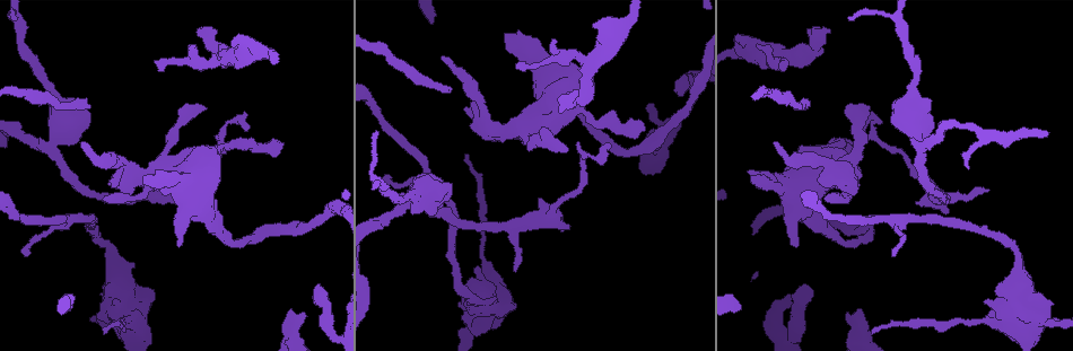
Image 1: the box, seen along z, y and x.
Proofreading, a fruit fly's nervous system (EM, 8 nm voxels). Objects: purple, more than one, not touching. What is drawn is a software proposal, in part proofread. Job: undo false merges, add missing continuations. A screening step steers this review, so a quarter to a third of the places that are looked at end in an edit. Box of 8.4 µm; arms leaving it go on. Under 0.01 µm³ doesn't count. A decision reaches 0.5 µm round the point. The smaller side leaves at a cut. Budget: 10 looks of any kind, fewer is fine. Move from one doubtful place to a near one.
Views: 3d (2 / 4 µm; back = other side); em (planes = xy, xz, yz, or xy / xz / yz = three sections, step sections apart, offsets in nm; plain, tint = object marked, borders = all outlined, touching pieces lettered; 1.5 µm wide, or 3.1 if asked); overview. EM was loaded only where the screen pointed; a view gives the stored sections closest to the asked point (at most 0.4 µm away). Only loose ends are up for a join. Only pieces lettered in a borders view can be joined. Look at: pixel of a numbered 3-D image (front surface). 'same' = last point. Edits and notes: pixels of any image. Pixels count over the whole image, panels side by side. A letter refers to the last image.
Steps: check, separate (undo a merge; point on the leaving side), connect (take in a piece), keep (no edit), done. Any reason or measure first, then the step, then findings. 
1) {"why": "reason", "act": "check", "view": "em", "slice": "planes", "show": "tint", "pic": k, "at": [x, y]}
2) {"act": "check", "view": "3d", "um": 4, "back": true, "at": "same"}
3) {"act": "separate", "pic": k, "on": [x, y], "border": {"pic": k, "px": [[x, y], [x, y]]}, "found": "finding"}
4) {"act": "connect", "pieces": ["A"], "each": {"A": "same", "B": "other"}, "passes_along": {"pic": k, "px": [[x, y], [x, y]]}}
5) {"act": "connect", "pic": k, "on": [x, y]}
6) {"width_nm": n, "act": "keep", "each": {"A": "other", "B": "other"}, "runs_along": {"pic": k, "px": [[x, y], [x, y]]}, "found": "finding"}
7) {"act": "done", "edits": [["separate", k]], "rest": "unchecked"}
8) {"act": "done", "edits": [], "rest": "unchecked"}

{"why": "an open end", "act": "check", "view": "em", "slice": "yz", "step": 8, "show": "tint", "pic": 1, "at": [799, 244]}

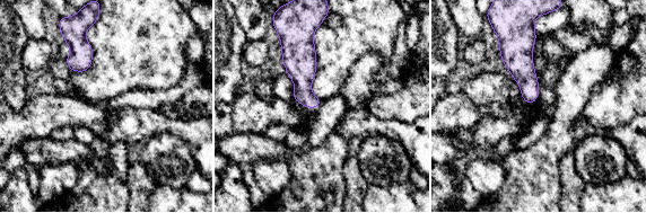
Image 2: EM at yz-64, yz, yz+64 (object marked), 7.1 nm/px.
{"why": "cut it another way", "act": "check", "view": "em", "slice": "xy", "step": 4, "show": "borders", "at": "same"}

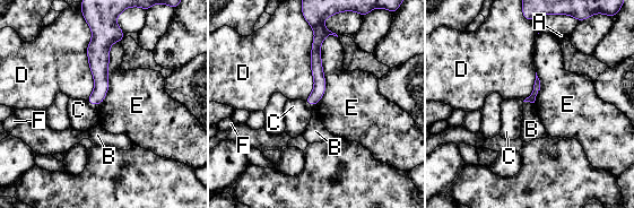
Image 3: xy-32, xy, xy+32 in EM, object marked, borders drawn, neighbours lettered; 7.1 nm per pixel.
{"longest_contact_nm": ["D", 600], "act": "keep", "each": {"A": "other", "B": "other", "C": "other", "D": "other", "E": "other", "F": "other"}, "runs_along": {"pic": 3, "px": [[320, 28], [318, 93], [311, 102]]}, "found": "none of them fits"}

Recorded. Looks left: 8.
{"why": "sharp bend", "act": "check", "view": "em", "slice": "planes", "show": "tint", "pic": 1, "at": [58, 140]}

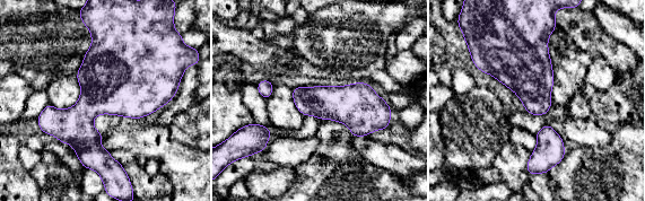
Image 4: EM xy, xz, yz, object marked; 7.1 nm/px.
{"why": "see the neighbours", "act": "check", "view": "em", "slice": "planes", "show": "borders", "at": "same"}

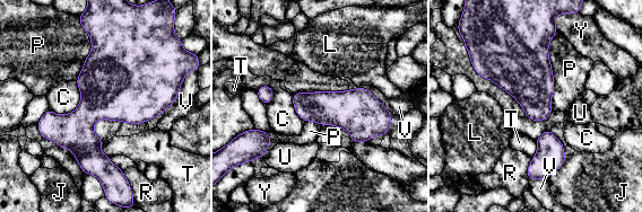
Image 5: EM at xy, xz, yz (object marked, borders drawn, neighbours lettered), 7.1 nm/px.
{"width_nm": 260, "act": "keep", "each": {"C": "other", "J": "other", "L": "other", "P": "other", "R": "other", "T": "other", "U": "other", "V": "other", "Y": "other"}, "border": {"pic": 5, "px": [[557, 32], [548, 45], [552, 109]]}, "found": "one cell here"}

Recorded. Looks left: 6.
{"why": "an open end", "act": "check", "view": "3d", "um": 4, "pic": 1, "at": [450, 92]}

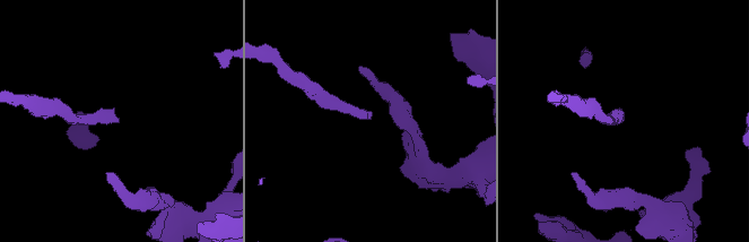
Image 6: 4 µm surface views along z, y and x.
{"why": "need the tissue", "act": "check", "view": "em", "slice": "yz", "step": 8, "show": "borders", "pic": 6, "at": [622, 121]}

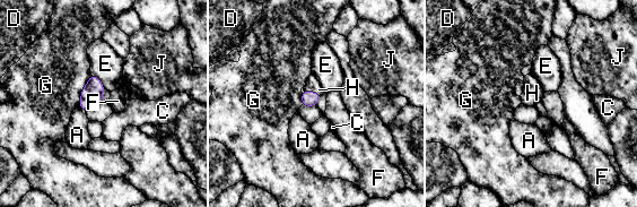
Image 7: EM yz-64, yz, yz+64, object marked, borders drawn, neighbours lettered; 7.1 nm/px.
{"act": "connect", "pieces": ["H"], "each": {"A": "other", "C": "other", "D": "other", "E": "other", "F": "other", "G": "other", "H": "same", "J": "other"}, "passes_along": {"pic": 7, "px": [[308, 98], [312, 92], [313, 85]]}, "found": "it goes on there"}

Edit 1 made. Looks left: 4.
{"why": "see it whole again", "act": "check", "view": "overview"}

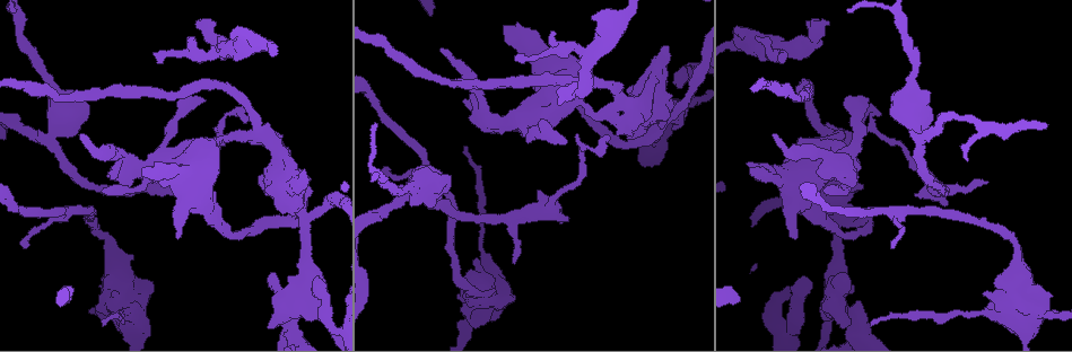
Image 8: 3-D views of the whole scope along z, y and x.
{"why": "branch stops here", "act": "check", "view": "3d", "um": 2, "back": true, "pic": 8, "at": [161, 58]}

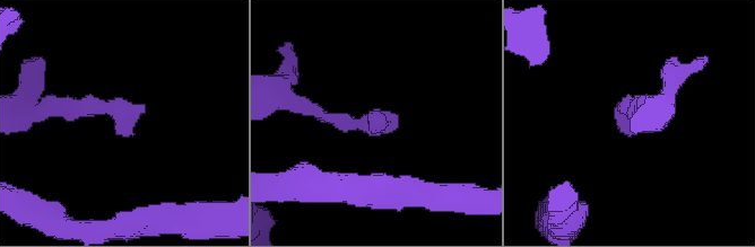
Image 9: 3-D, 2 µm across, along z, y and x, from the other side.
{"why": "need the tissue", "act": "check", "view": "em", "slice": "planes", "show": "borders", "pic": 9, "at": [619, 126]}

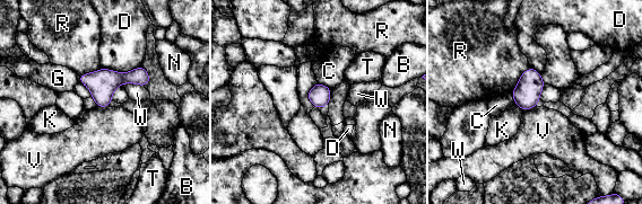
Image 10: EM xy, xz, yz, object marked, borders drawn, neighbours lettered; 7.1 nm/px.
{"act": "keep", "each": {"B": "other", "C": "other", "D": "other", "G": "other", "K": "other", "N": "other", "R": "other", "T": "other", "V": "other", "W": "other"}, "found": "none of them fits"}

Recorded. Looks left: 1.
{"act": "done", "edits": [["connect", 7]], "rest": "unchecked"}

